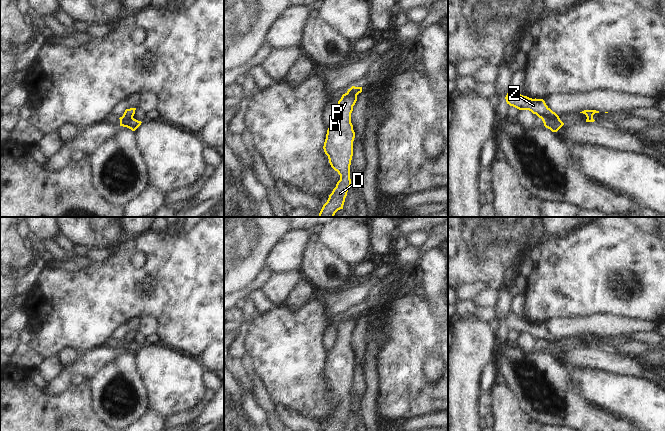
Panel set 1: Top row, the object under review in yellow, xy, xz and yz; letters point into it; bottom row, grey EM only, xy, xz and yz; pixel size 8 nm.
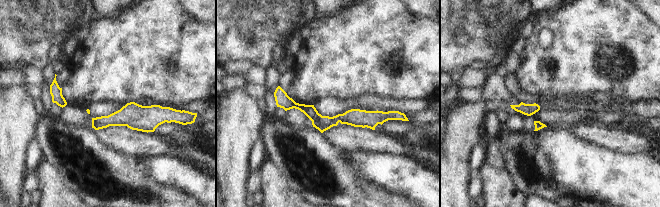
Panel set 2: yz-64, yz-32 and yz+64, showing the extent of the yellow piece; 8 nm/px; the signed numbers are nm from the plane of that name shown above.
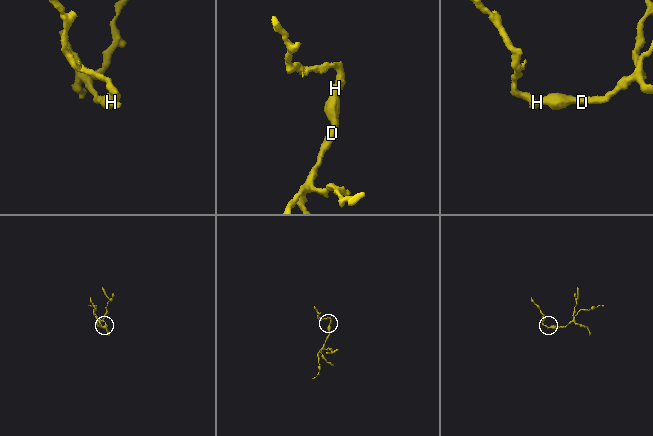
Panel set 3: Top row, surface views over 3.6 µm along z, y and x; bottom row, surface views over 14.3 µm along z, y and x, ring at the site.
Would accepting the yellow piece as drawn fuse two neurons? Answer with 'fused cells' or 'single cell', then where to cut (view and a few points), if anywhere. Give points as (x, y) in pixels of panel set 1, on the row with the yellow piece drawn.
single cell; cut none

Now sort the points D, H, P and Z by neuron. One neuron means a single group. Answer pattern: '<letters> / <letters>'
D H P Z

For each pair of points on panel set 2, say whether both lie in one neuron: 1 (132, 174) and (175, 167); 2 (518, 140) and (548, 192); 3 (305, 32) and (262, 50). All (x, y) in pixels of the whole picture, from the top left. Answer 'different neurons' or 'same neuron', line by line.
1: different neurons
2: same neuron
3: different neurons

